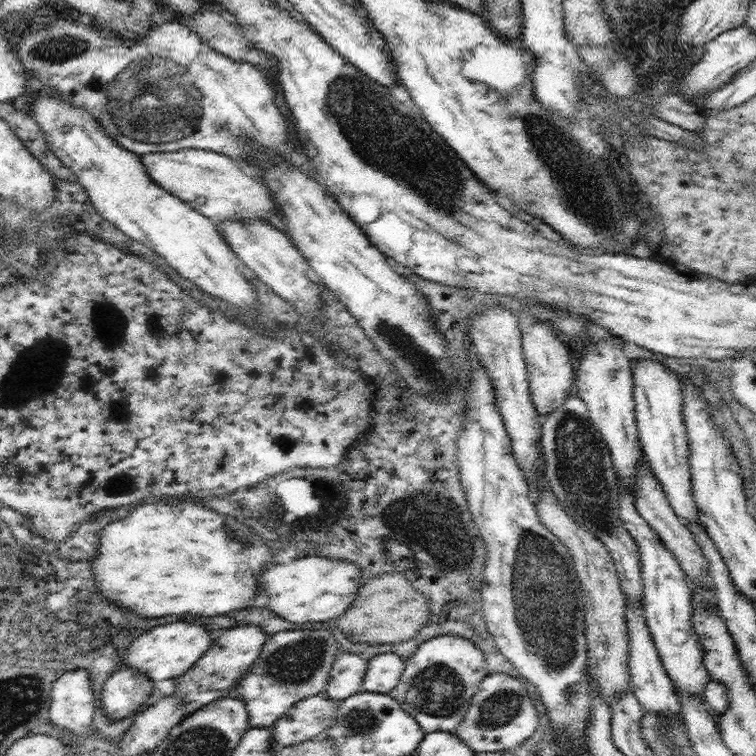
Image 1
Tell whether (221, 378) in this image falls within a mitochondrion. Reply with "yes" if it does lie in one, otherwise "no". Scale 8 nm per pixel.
no

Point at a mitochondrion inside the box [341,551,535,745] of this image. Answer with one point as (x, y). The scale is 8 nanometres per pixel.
(436, 690)

